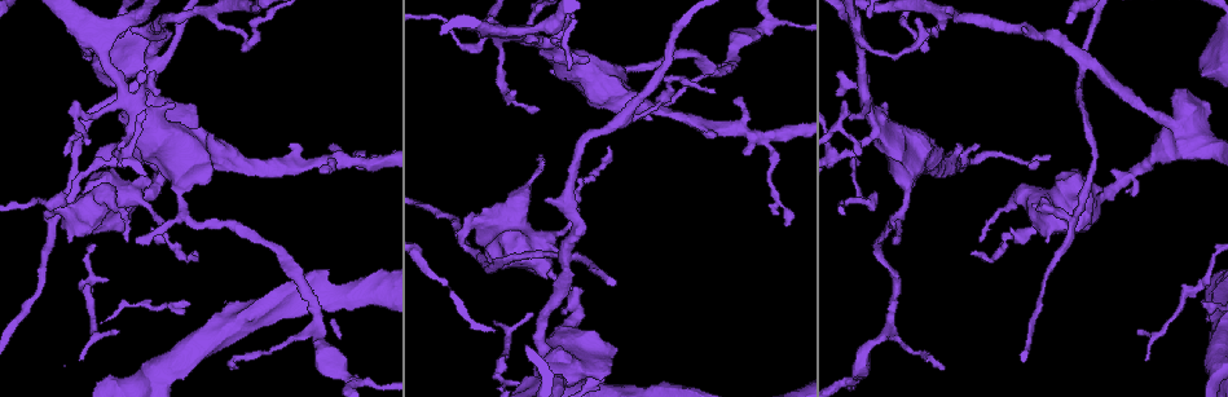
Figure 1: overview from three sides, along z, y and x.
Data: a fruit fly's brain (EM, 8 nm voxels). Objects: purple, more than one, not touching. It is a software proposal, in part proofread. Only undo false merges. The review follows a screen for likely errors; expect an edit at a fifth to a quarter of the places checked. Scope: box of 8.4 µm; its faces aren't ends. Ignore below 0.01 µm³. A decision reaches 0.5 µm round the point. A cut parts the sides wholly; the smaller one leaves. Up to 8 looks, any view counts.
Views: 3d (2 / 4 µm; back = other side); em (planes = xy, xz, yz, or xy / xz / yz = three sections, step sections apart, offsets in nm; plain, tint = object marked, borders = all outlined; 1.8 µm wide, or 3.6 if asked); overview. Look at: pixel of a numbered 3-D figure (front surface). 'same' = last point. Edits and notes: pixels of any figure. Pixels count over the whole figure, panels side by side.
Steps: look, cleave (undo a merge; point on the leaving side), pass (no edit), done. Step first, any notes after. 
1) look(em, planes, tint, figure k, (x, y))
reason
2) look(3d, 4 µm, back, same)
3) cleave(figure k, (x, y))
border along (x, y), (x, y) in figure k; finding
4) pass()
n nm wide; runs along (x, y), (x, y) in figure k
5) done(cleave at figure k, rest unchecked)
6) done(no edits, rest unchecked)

look(em, planes, tint, figure 1, (515, 38))
looks like a crossing

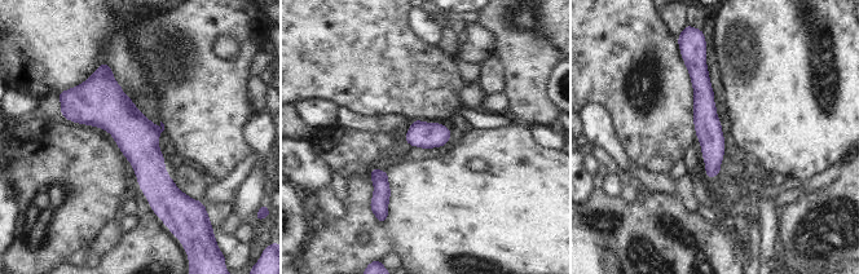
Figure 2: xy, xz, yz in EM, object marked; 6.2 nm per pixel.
pass()
160 nm wide; runs along (106, 69), (163, 212) in figure 2; continuous, no second cell

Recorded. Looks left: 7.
look(3d, 2 µm, figure 1, (113, 156))
four arms meet

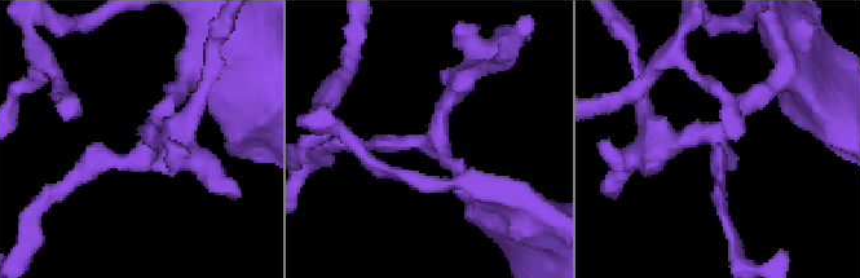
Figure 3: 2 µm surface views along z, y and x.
look(em, 3.6 µm, planes, plain, figure 3, (715, 140))
4 arms; need the tissue

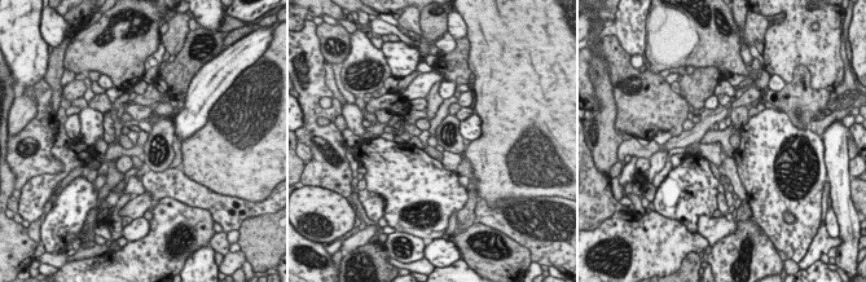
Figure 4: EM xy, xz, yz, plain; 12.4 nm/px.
look(em, 3.6 µm, planes, borders, same)

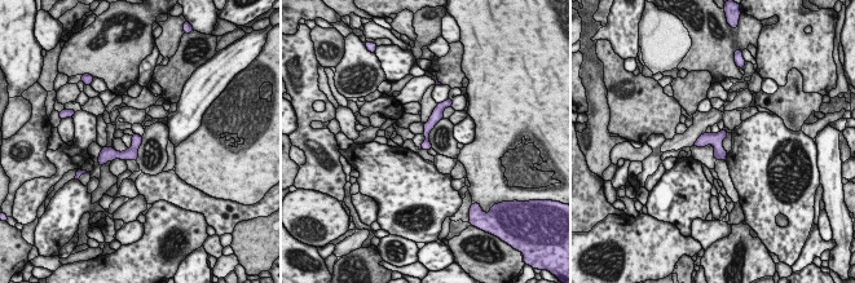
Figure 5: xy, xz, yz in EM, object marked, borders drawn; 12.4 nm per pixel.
pass()
120 nm wide; one cell here

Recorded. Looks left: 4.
look(3d, 2 µm, figure 1, (1082, 63))

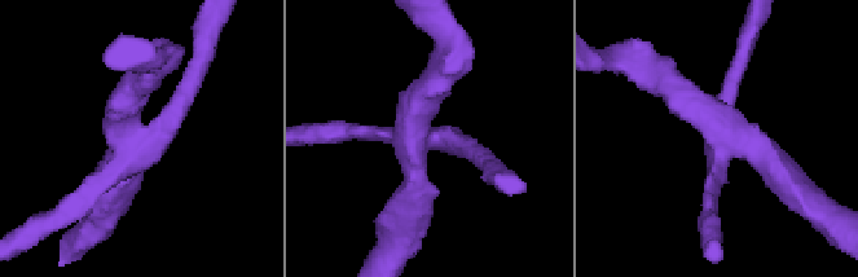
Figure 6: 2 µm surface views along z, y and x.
look(em, planes, tint, figure 6, (411, 147))
now the EM

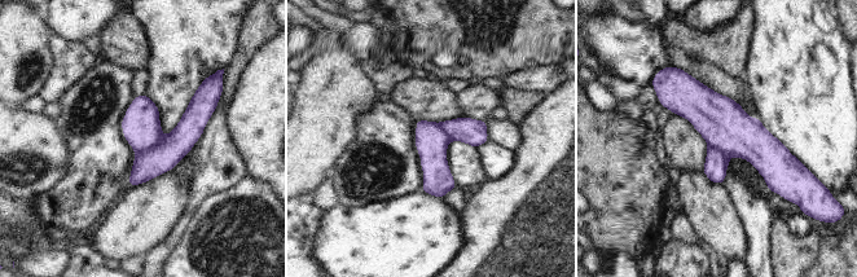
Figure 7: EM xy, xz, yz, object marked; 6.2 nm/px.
cleave(figure 7, (167, 152))
200 nm wide; border along (161, 135), (150, 146), (136, 153) in figure 7; two cells meet here

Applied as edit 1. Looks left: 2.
done(cleave at figure 7, rest unchecked)

